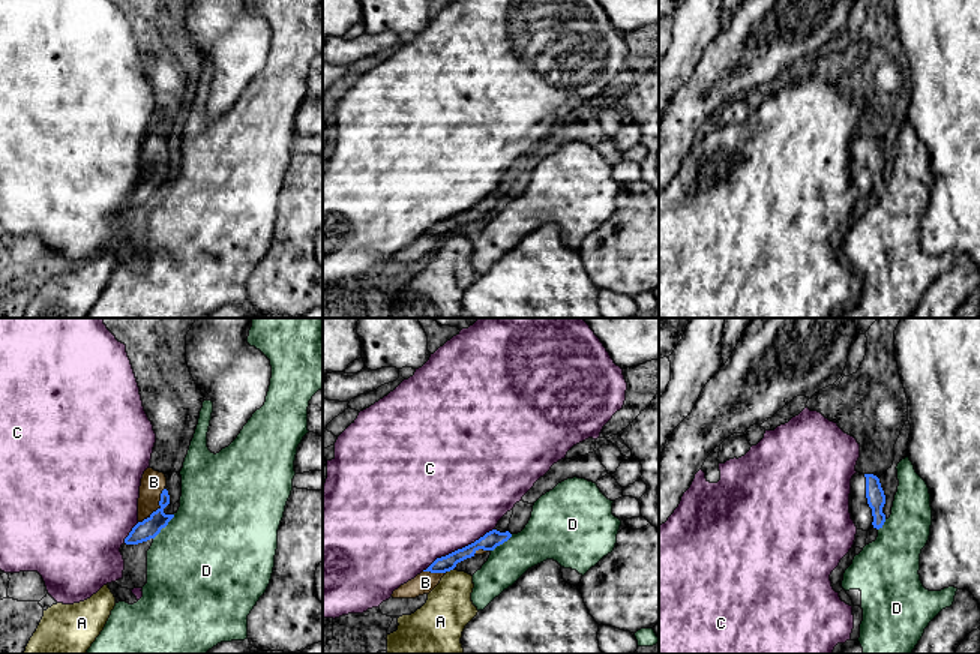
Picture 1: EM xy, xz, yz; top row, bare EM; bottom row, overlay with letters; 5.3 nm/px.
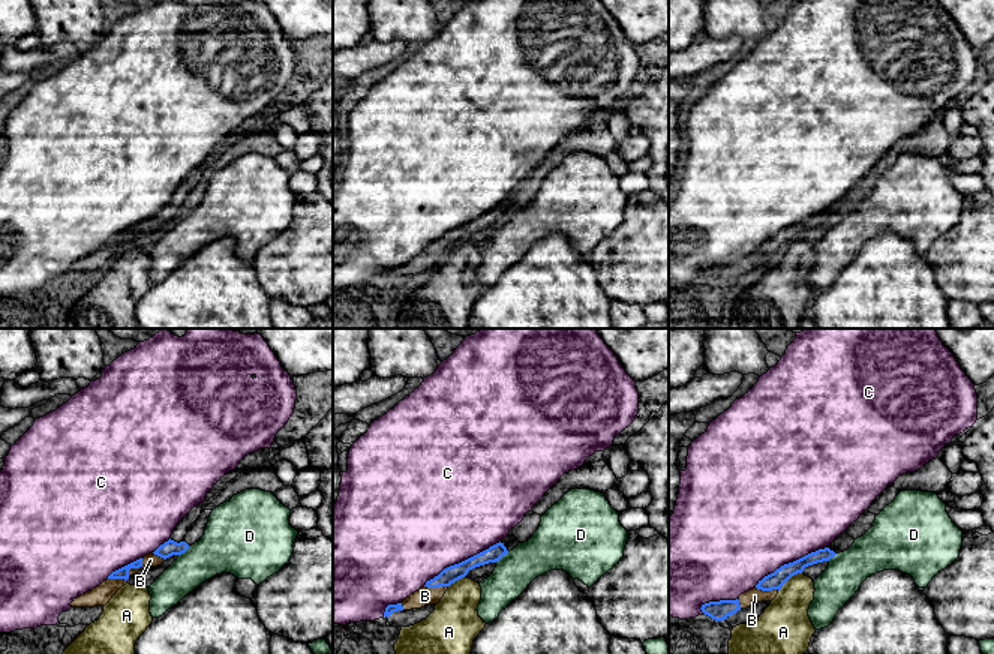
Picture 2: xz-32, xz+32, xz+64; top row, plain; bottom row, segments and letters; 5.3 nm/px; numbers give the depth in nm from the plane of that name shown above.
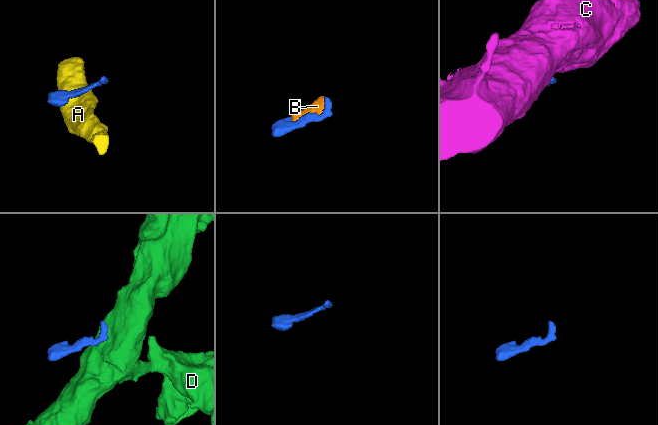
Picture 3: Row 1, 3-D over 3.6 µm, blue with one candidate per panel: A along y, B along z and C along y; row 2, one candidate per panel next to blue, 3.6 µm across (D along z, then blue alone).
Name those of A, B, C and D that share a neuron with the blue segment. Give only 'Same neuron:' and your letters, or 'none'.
Same neuron: B

